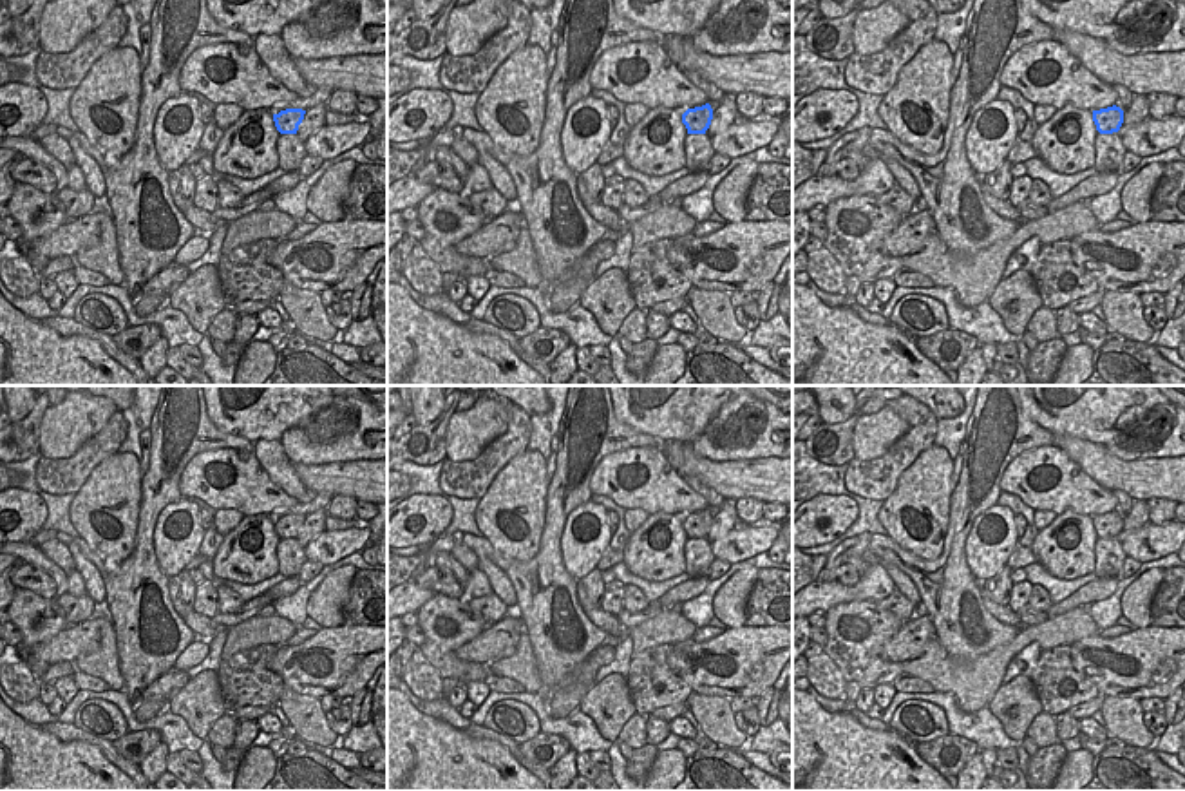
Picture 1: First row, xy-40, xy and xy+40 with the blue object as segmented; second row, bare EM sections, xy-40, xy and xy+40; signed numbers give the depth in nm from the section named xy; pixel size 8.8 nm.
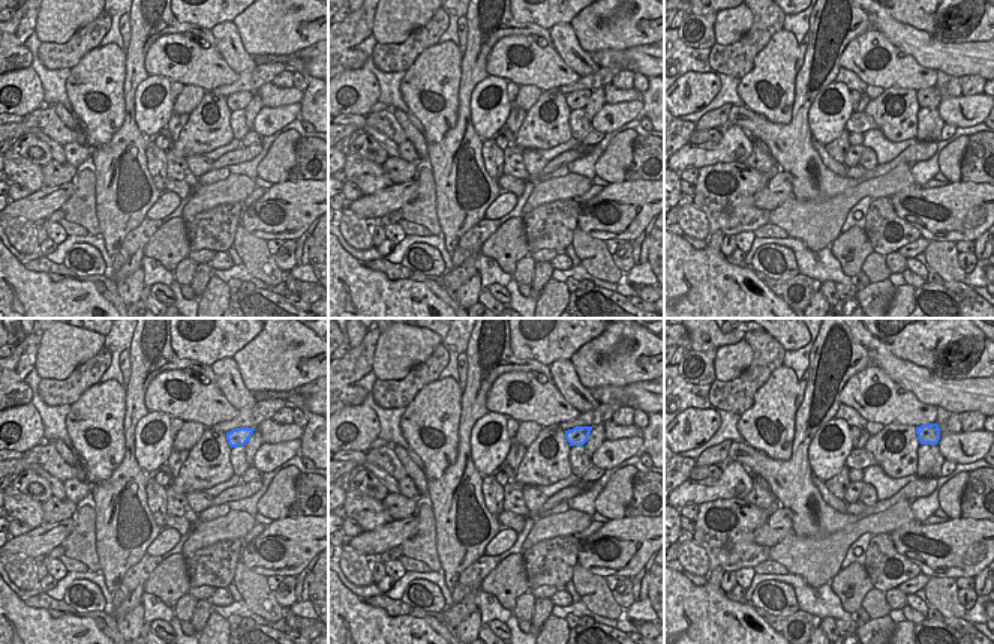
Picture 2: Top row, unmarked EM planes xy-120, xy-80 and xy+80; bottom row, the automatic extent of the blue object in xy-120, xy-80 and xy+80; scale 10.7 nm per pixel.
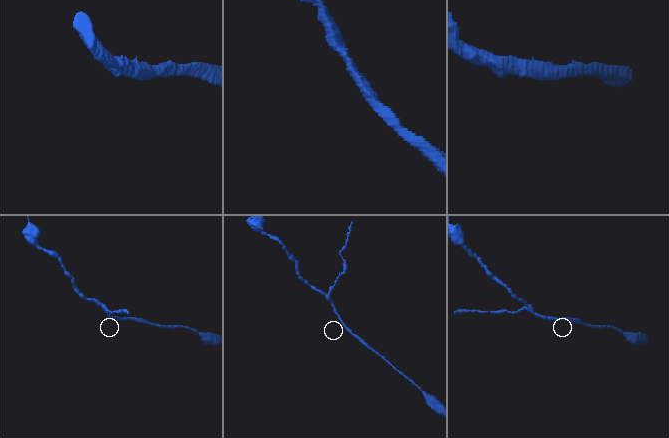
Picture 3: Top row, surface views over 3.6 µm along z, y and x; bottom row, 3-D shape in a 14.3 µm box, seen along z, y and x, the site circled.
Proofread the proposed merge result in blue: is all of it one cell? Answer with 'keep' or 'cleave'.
cleave

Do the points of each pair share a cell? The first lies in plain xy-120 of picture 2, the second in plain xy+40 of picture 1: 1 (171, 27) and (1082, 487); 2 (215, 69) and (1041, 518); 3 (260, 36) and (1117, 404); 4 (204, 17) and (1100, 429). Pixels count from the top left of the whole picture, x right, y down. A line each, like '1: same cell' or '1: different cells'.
1: different cells
2: different cells
3: different cells
4: same cell

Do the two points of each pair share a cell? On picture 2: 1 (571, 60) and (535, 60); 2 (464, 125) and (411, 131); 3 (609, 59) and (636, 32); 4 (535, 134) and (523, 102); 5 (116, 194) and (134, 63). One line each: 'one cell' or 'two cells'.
1: two cells
2: two cells
3: two cells
4: two cells
5: one cell

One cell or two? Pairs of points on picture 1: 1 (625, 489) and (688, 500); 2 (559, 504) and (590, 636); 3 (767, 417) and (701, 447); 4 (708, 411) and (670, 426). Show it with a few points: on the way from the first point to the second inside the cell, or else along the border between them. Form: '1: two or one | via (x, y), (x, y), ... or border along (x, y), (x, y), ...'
1: one | via (641, 489), (661, 489), (672, 495)
2: one | via (550, 536), (550, 571), (568, 589), (574, 603)
3: one | via (760, 437), (744, 453), (720, 453)
4: one | via (699, 411), (684, 411), (679, 417)

